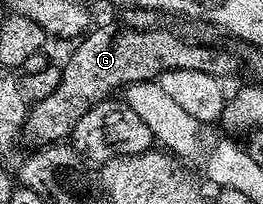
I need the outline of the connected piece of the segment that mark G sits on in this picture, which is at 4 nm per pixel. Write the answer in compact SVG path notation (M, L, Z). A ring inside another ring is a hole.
M107 23L104 27L96 26L87 32L74 44L75 47L68 57L67 63L62 64L63 76L61 85L57 85L56 91L49 93L40 103L31 103L27 112L27 120L23 123L22 138L28 139L31 145L50 145L66 140L74 131L77 121L89 113L93 105L103 102L104 99L112 96L115 89L124 88L129 83L145 83L158 80L165 71L200 71L209 73L214 79L226 80L226 75L231 75L239 67L239 59L231 51L223 47L206 47L203 43L190 43L182 39L175 31L167 27L151 27L148 31L142 31L139 27L118 27L115 23Z

